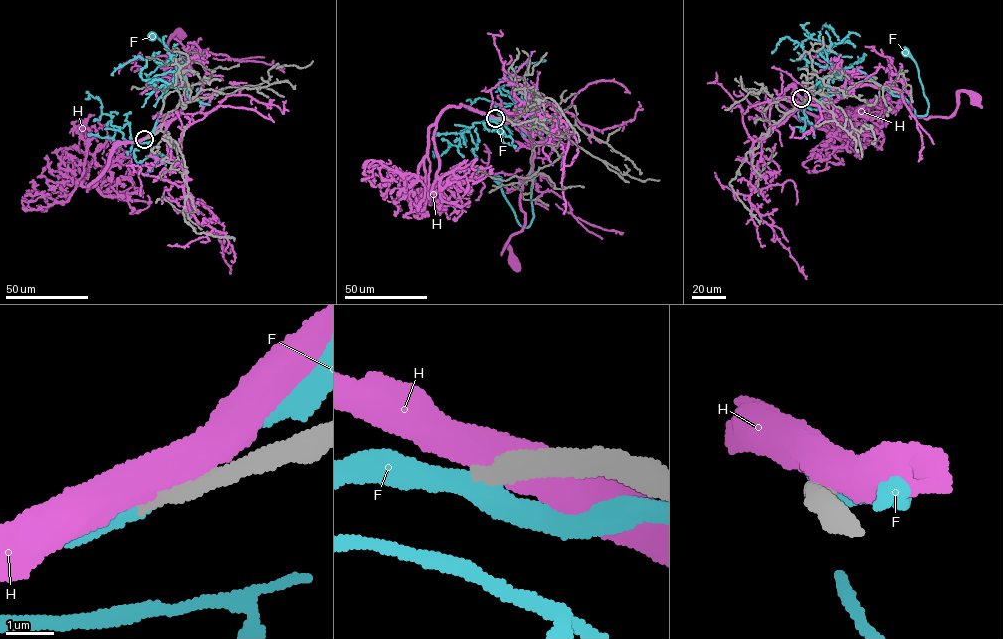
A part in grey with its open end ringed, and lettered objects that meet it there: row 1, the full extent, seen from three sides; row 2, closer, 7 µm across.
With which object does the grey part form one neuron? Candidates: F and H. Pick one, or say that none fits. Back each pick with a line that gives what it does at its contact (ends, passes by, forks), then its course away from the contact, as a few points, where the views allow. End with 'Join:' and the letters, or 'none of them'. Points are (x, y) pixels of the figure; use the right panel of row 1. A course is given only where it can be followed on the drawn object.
Join: none of them

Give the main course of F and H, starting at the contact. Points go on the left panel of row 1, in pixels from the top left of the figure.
F: (144, 139), (152, 131), (178, 64), (182, 62), (187, 68), (188, 64), (193, 73), (160, 39), (152, 36)
H: (146, 138), (185, 104), (185, 68), (177, 68), (185, 78), (167, 70), (167, 42), (179, 33)

